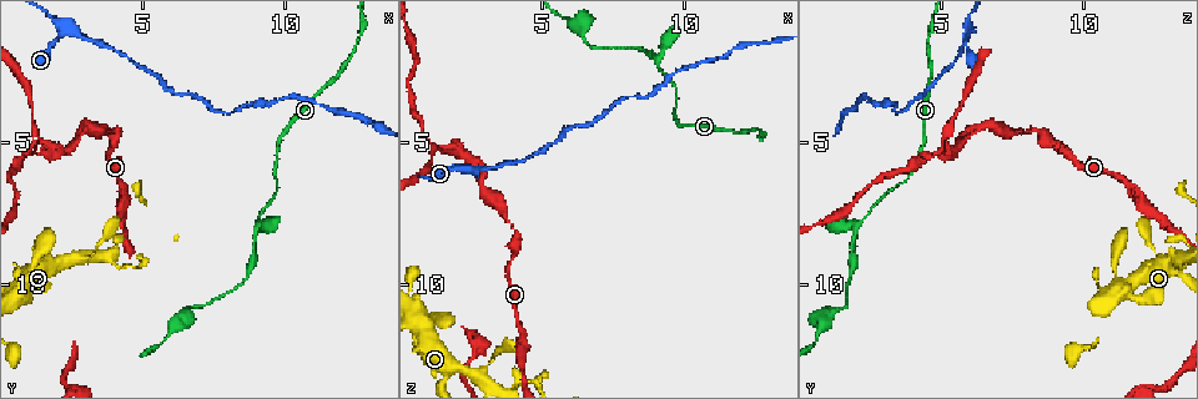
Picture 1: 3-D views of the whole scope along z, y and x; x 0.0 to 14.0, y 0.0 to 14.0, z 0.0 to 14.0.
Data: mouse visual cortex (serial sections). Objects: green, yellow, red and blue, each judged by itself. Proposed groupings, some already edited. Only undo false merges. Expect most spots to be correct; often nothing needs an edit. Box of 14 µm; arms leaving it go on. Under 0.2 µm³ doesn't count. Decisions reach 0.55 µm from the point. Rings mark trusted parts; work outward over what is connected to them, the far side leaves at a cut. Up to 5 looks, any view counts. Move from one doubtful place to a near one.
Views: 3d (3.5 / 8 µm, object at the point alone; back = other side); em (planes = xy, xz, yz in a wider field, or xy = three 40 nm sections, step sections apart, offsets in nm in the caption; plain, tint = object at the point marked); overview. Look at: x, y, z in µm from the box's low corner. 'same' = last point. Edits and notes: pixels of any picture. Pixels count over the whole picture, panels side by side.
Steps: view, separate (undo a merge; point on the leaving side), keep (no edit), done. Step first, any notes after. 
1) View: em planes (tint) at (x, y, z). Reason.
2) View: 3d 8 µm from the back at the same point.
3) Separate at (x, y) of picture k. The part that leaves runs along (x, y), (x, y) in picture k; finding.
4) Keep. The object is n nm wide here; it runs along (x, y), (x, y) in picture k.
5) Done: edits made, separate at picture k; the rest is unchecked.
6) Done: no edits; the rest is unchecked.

View: 3d 3.5 µm at (1.4, 5.0, 5.1). Thick turns thin.

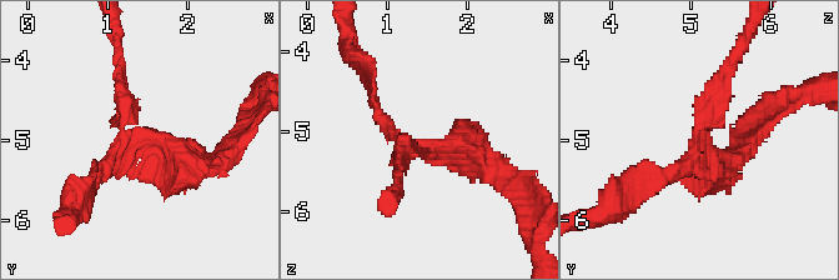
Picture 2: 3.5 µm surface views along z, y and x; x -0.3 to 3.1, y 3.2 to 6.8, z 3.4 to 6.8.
View: em xy step 2 (tint) at (1.45, 4.95, 5.10). Shape alone is not enough.

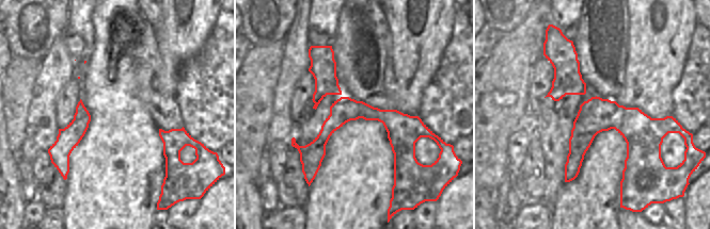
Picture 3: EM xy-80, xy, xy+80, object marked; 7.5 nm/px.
Separate at (708, 86) of picture 2. Two cells meet here.

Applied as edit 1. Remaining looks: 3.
View: 3d 8 µm at (2.1, 1.3, 5.9). A narrow waist.

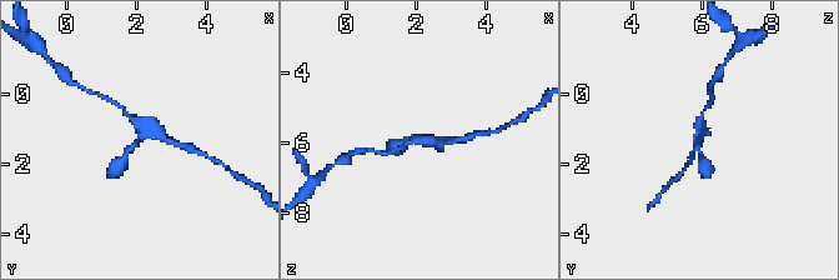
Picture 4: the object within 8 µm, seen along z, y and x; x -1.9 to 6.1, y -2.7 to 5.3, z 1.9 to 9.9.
View: 3d 3.5 µm from the back at (2.2, 1.2, 5.8).

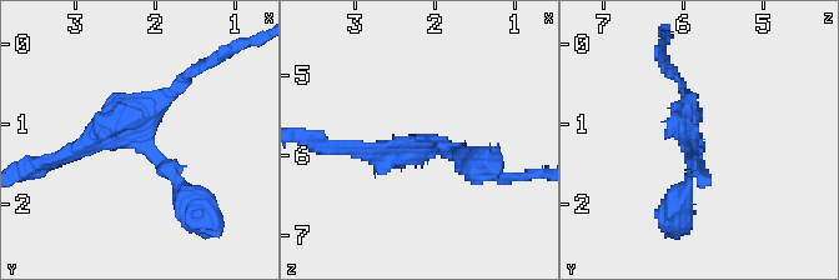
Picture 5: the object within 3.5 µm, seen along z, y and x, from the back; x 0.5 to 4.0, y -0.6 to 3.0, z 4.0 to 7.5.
View: em planes (tint) at (2.10, 1.30, 5.80).

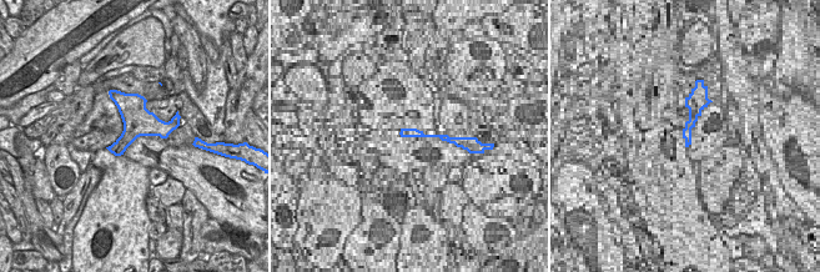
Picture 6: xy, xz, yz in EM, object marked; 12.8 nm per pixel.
Keep. It runs along (199, 206), (121, 123), (79, 145) in picture 5; all the same cell.

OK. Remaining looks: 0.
Done: edits made, separate at picture 2; the rest is unchecked.

